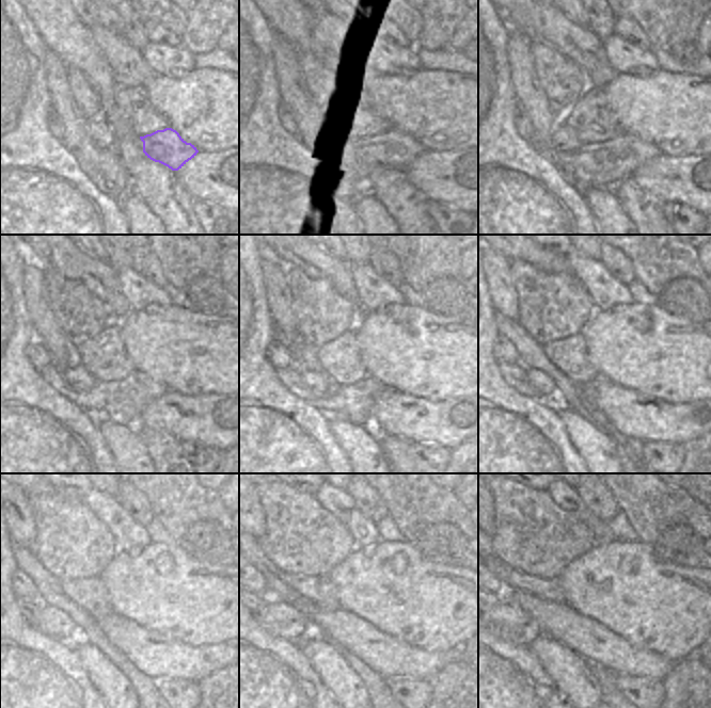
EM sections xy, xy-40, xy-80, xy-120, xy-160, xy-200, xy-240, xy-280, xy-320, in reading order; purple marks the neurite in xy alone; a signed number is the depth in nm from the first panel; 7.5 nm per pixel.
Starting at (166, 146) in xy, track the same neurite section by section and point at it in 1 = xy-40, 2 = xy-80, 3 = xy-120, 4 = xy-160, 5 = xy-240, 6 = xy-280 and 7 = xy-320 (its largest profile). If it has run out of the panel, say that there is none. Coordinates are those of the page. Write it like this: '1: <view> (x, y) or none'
1: xy-40 (395, 149)
2: xy-80 (607, 162)
3: xy-120 (124, 401)
4: xy-160 (356, 401)
5: xy-240 (30, 610)
6: xy-280 (261, 600)
7: xy-320 (501, 598)

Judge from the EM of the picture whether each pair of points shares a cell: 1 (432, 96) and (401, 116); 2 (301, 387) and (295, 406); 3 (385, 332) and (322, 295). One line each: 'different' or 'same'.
1: same
2: different
3: different

